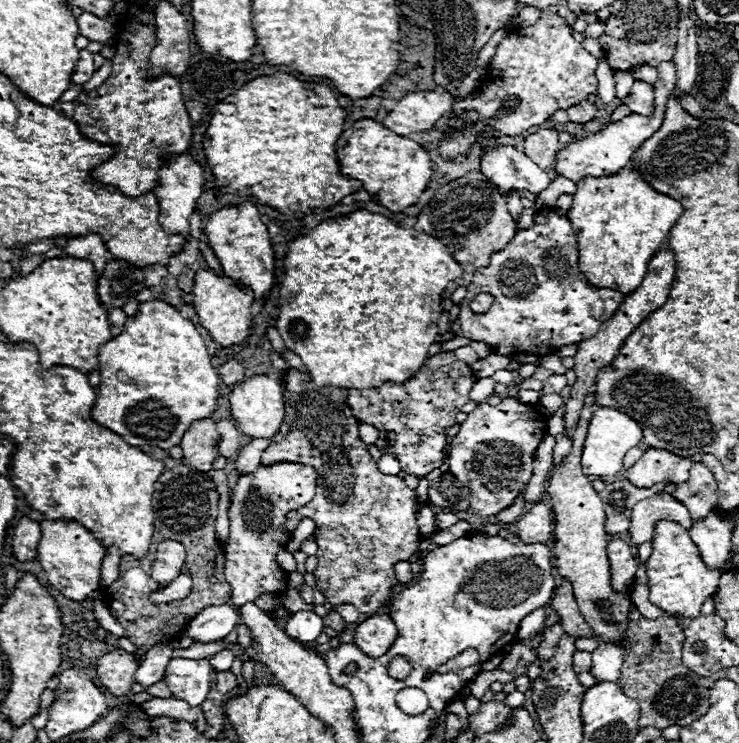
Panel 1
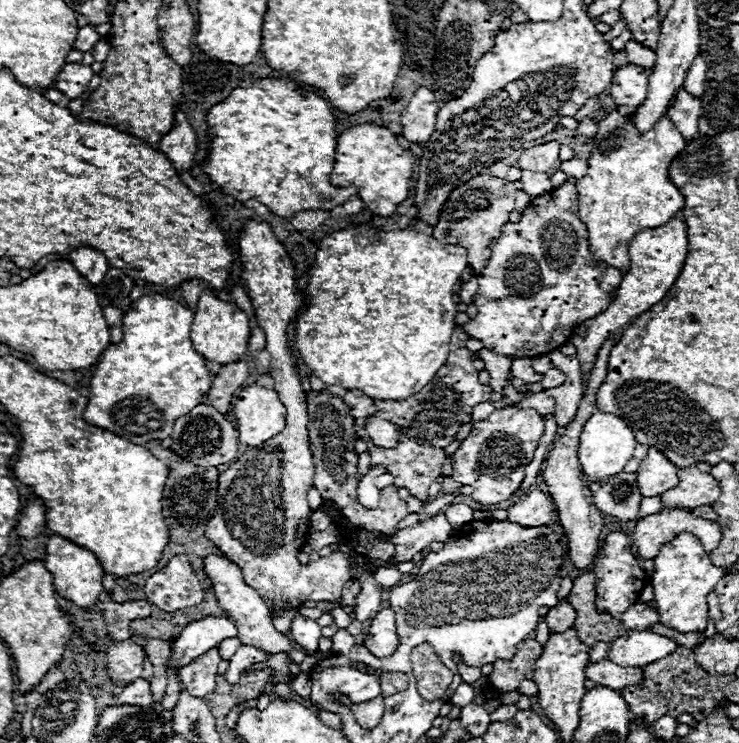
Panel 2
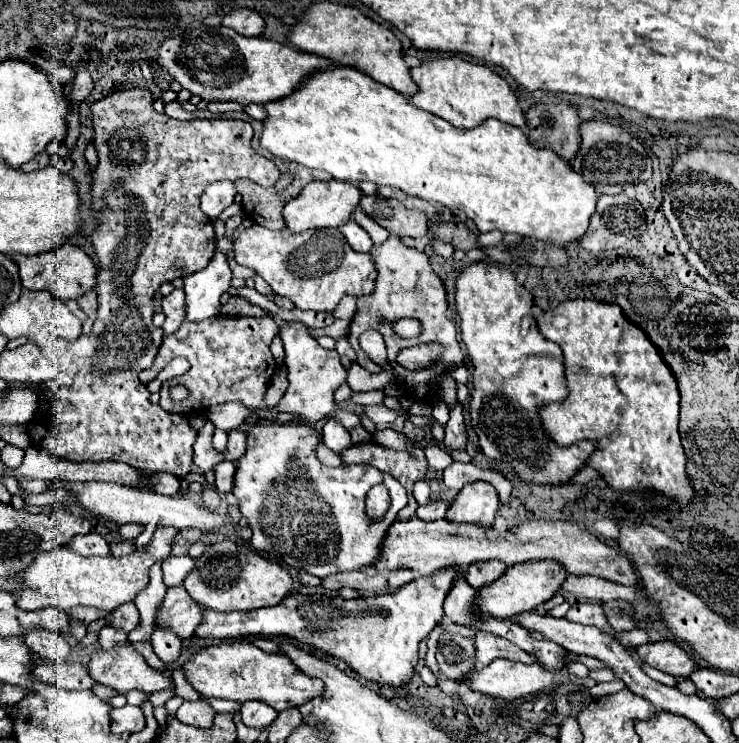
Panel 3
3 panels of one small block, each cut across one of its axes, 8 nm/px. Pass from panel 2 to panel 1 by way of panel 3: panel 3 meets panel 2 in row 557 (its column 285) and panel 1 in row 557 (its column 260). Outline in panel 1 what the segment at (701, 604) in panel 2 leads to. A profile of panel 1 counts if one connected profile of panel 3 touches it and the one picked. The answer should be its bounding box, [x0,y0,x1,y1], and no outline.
[646,520,718,618]

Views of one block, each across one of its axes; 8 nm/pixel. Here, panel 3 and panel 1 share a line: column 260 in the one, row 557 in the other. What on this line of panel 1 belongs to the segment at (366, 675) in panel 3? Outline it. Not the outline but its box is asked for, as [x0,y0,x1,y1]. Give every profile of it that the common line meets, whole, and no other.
[608,538,638,592]

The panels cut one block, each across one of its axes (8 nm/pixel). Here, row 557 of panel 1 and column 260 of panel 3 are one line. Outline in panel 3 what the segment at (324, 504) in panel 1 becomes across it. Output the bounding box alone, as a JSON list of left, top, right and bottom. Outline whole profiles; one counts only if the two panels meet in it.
[140,316,278,414]

